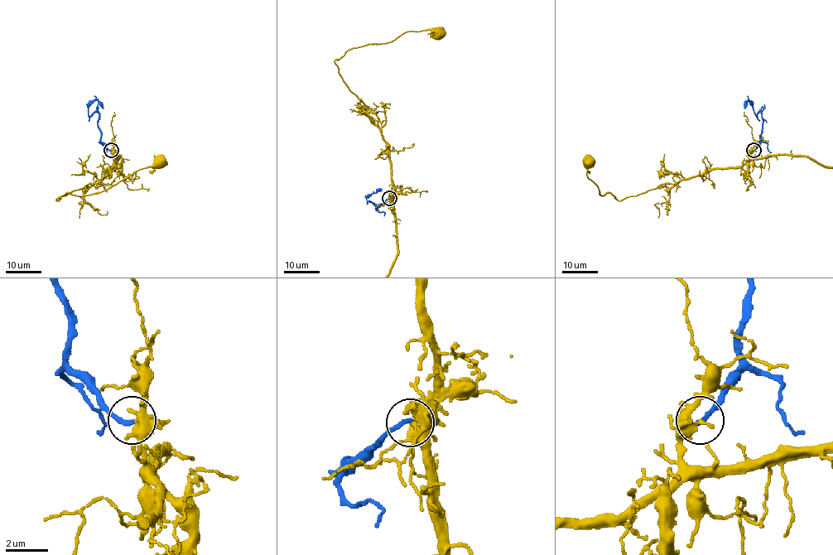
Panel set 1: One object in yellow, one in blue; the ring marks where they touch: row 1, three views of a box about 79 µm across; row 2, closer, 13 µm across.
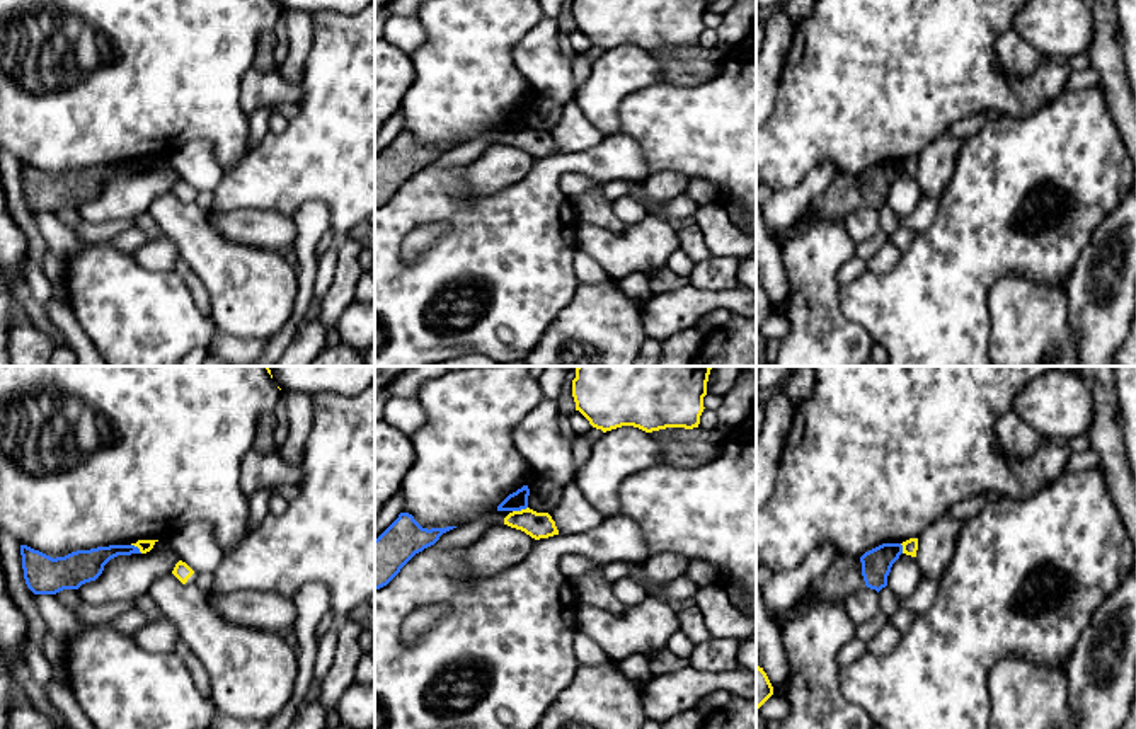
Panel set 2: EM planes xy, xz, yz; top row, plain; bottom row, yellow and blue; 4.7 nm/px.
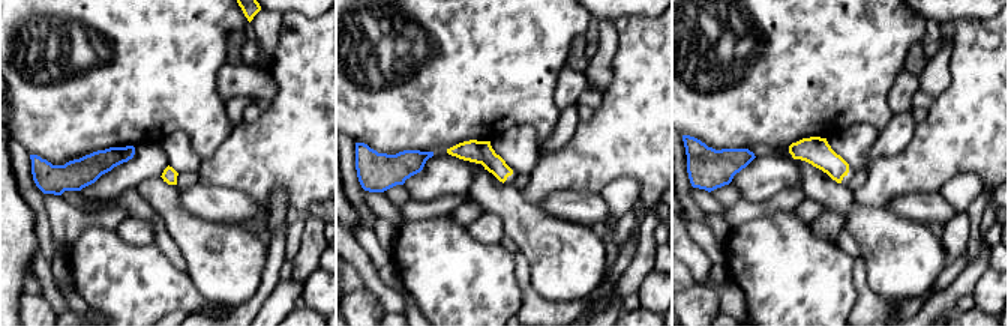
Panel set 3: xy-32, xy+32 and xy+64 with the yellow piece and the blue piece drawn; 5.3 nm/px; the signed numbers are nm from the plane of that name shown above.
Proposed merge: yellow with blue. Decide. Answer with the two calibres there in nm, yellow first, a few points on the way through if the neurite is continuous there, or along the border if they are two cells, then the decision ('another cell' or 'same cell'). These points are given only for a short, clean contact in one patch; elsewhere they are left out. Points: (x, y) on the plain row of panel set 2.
130 nm thick on the yellow side, 90 nm on the other; border along xz (527, 125), (513, 130); another cell

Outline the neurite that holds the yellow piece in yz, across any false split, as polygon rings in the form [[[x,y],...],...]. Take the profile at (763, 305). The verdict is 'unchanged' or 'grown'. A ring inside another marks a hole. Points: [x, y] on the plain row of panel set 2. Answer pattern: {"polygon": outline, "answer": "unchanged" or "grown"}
{"polygon": [[[756,286],[756,327],[760,327],[770,315],[773,313],[773,305],[763,290],[763,286]]], "answer": "unchanged"}

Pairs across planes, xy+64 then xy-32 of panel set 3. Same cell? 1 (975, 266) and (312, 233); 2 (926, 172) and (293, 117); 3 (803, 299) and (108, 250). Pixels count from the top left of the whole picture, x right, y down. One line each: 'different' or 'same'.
1: same
2: same
3: same

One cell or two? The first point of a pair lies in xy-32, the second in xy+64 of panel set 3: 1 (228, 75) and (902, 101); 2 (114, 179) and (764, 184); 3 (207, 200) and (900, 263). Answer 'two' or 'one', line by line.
1: one
2: one
3: two

